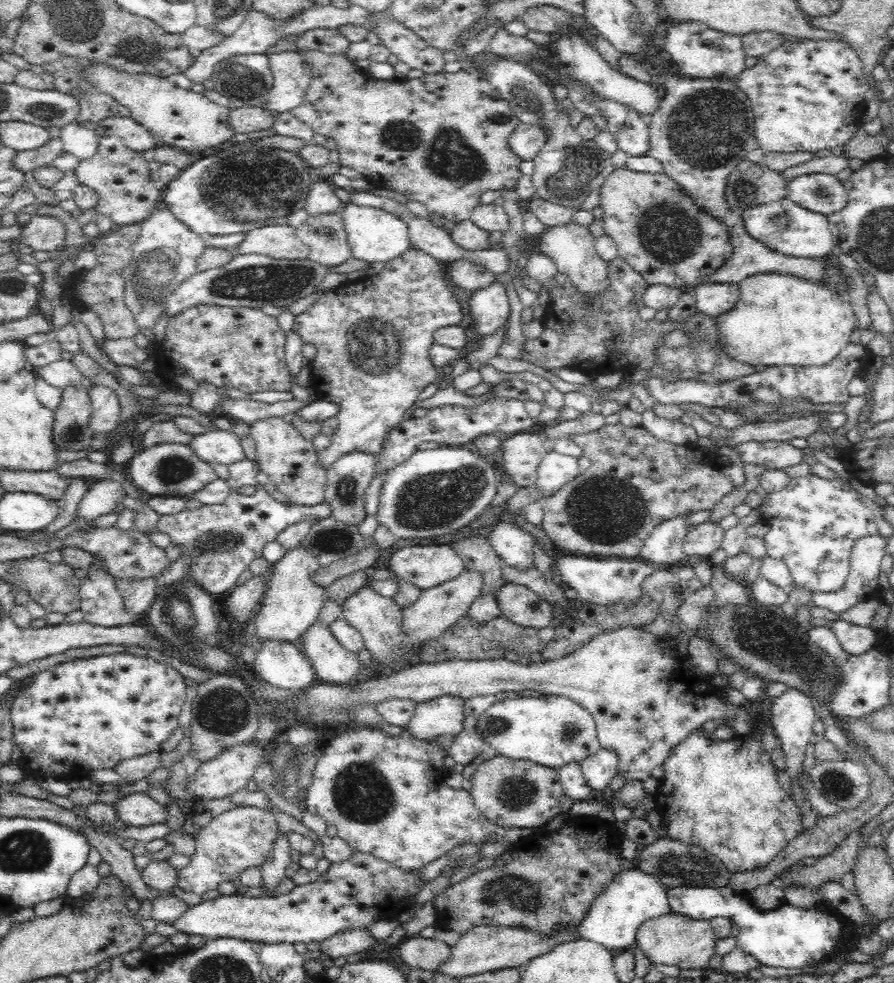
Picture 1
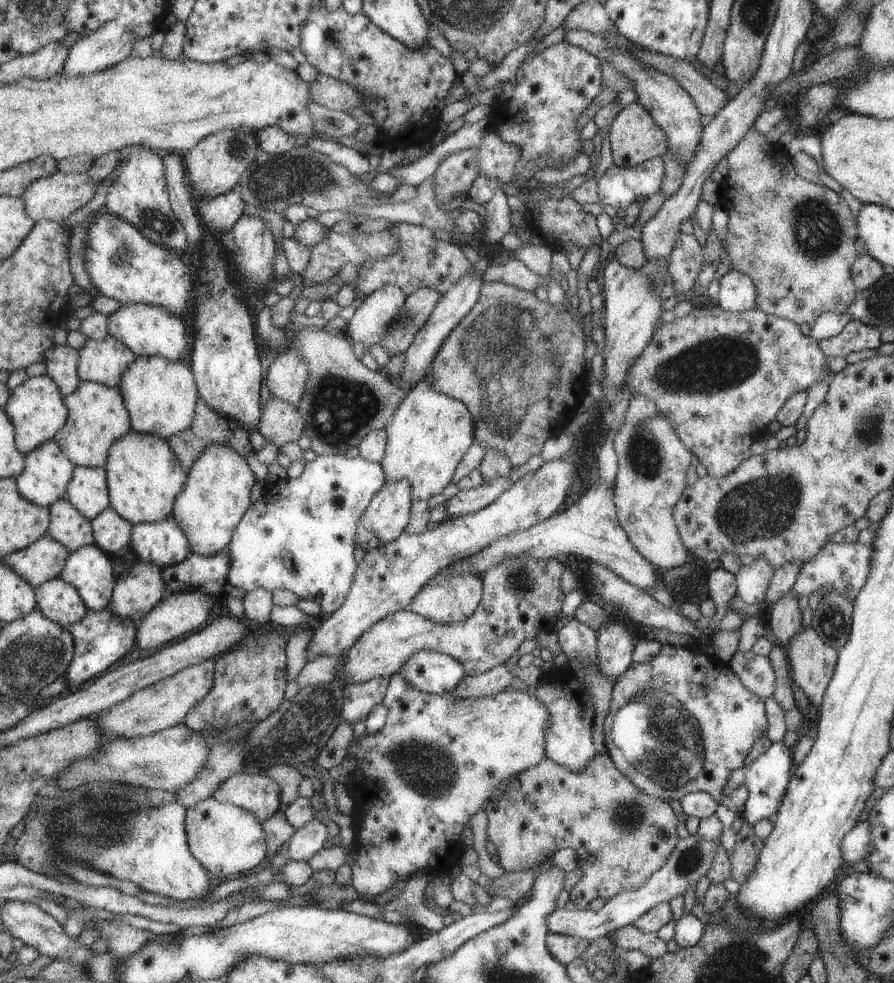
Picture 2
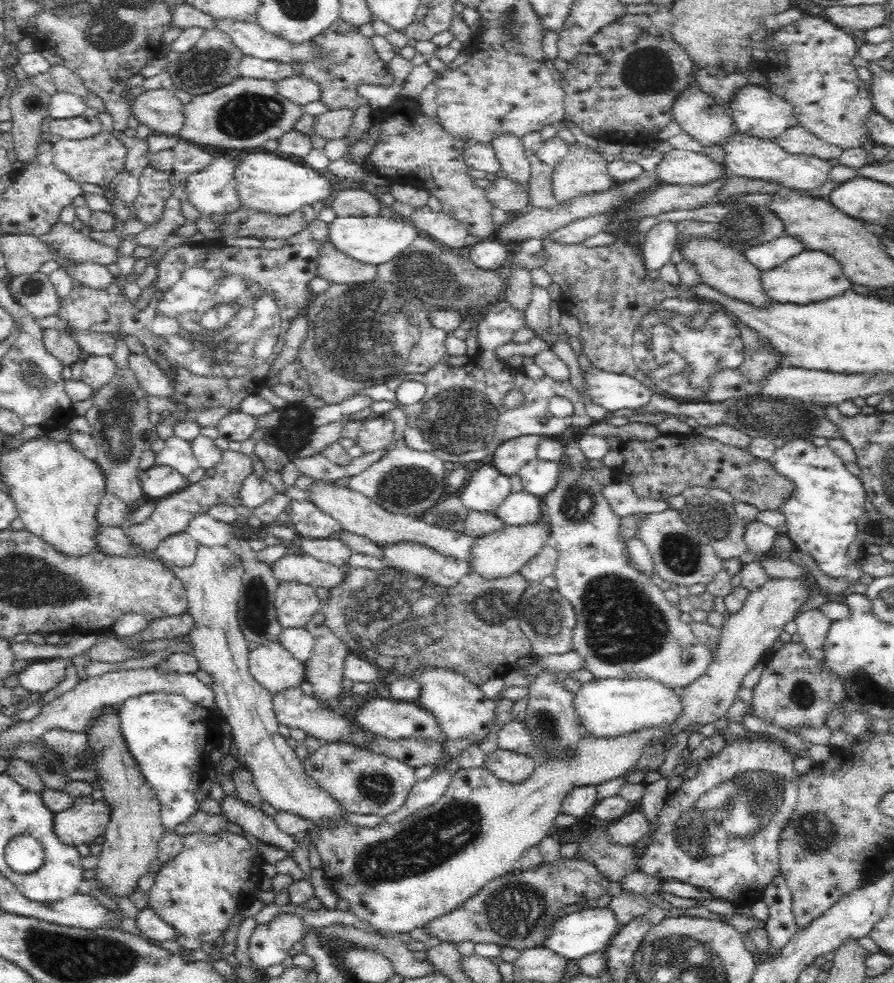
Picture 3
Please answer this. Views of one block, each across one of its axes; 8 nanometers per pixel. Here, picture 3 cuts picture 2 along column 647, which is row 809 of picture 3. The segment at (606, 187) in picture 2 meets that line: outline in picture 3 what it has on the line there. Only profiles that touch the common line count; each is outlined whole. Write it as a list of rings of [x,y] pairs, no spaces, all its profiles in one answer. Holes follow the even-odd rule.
[[[148,692],[140,696],[134,696],[129,700],[126,700],[118,708],[119,710],[119,720],[121,725],[121,732],[123,732],[124,741],[127,742],[128,749],[132,753],[132,757],[136,758],[138,765],[140,765],[140,771],[144,777],[146,777],[147,782],[151,784],[159,796],[159,806],[160,806],[160,820],[163,822],[163,827],[166,832],[172,832],[178,825],[181,825],[187,818],[190,818],[197,810],[198,805],[196,803],[195,790],[201,785],[202,781],[207,777],[207,772],[211,766],[215,764],[215,757],[217,754],[221,753],[225,749],[225,745],[228,741],[225,732],[220,732],[220,720],[208,720],[209,710],[204,709],[202,706],[198,706],[189,702],[182,694],[167,694],[166,692]]]

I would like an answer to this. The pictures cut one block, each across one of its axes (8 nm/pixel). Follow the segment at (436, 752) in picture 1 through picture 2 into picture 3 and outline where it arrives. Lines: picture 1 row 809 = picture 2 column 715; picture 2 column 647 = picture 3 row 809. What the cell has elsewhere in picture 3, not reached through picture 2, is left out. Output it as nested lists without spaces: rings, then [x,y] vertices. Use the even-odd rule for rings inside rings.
[[[323,742],[315,753],[310,753],[310,756],[302,762],[302,765],[309,777],[312,777],[323,790],[326,790],[344,809],[352,814],[388,816],[404,806],[408,794],[417,784],[414,775],[415,768],[408,766],[407,763],[388,755],[372,753],[368,749],[358,748],[346,743]]]

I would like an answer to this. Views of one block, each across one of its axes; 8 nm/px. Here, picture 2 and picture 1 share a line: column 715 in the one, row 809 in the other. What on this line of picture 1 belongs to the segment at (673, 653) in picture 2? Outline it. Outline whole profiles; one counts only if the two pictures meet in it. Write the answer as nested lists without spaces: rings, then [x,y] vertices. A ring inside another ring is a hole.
[[[696,730],[687,740],[675,746],[663,762],[664,776],[659,780],[659,787],[653,798],[654,803],[656,803],[655,808],[662,816],[665,826],[667,826],[667,837],[709,851],[710,854],[718,857],[721,864],[732,873],[764,868],[779,852],[786,848],[789,841],[794,840],[803,832],[800,809],[796,807],[796,804],[791,800],[791,796],[784,791],[784,788],[780,788],[780,784],[776,780],[776,768],[770,762],[770,754],[764,750],[764,746],[758,742],[758,738],[743,735],[735,736],[734,740],[724,740],[724,750],[722,750],[722,740],[720,742],[709,740],[704,737],[705,735],[706,733],[702,730]]]

